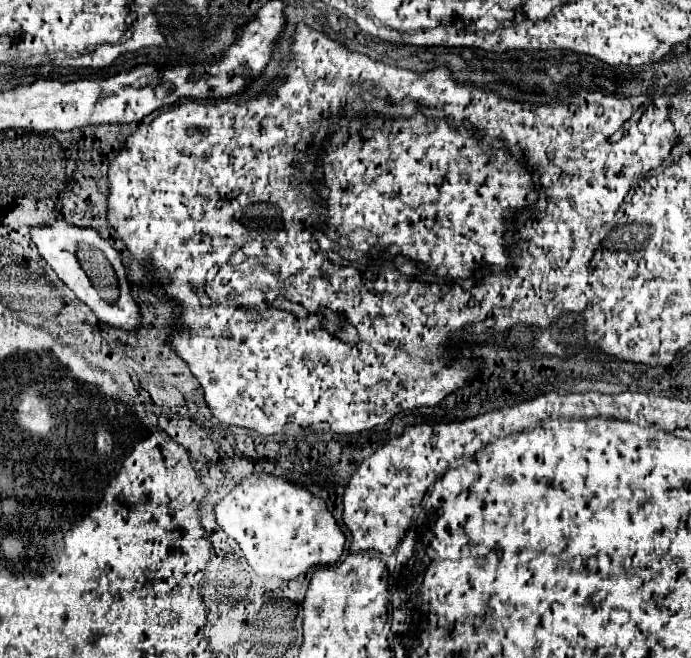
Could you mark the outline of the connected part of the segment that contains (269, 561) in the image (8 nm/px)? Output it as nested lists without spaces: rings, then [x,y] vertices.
[[[248,476],[216,504],[218,526],[238,542],[244,558],[260,576],[294,580],[314,566],[338,562],[346,536],[324,500],[274,476]]]

